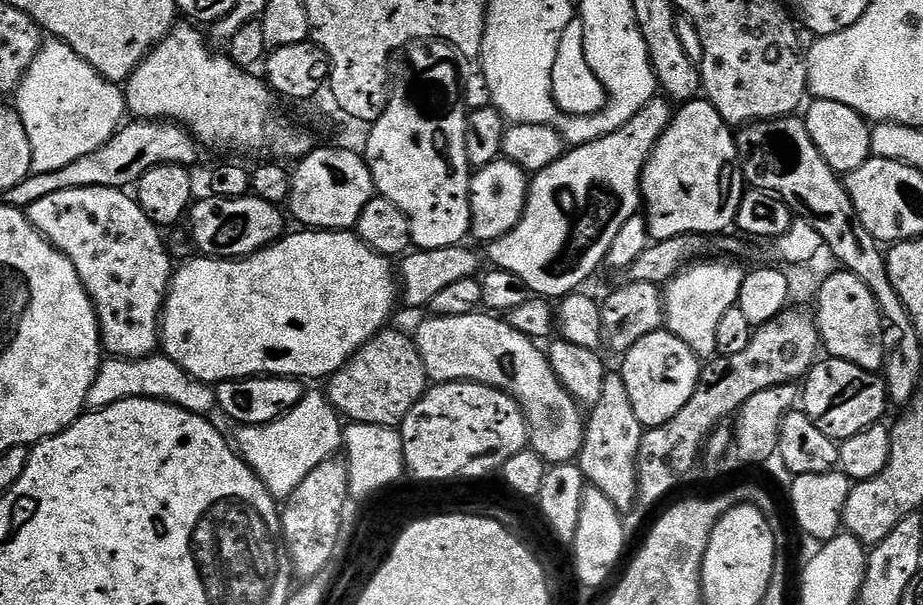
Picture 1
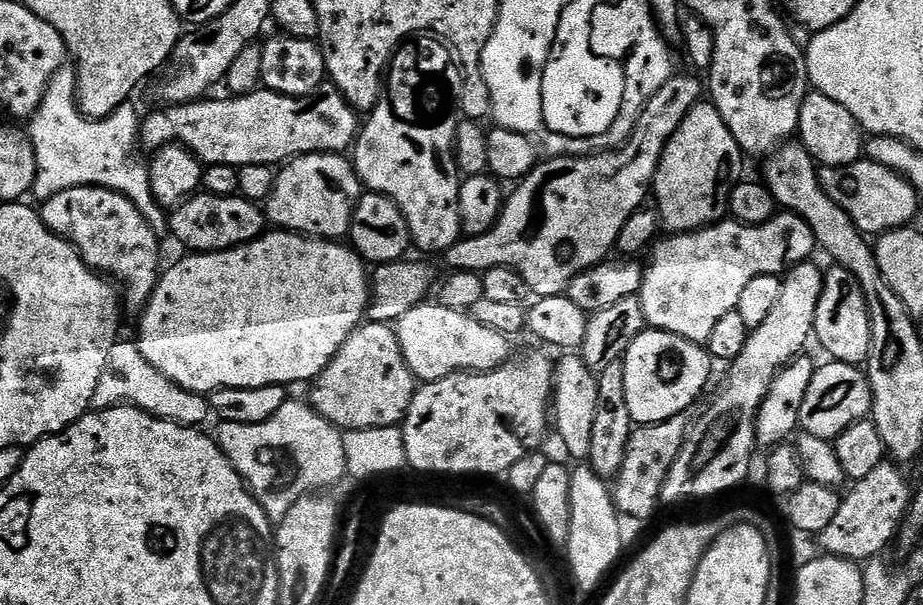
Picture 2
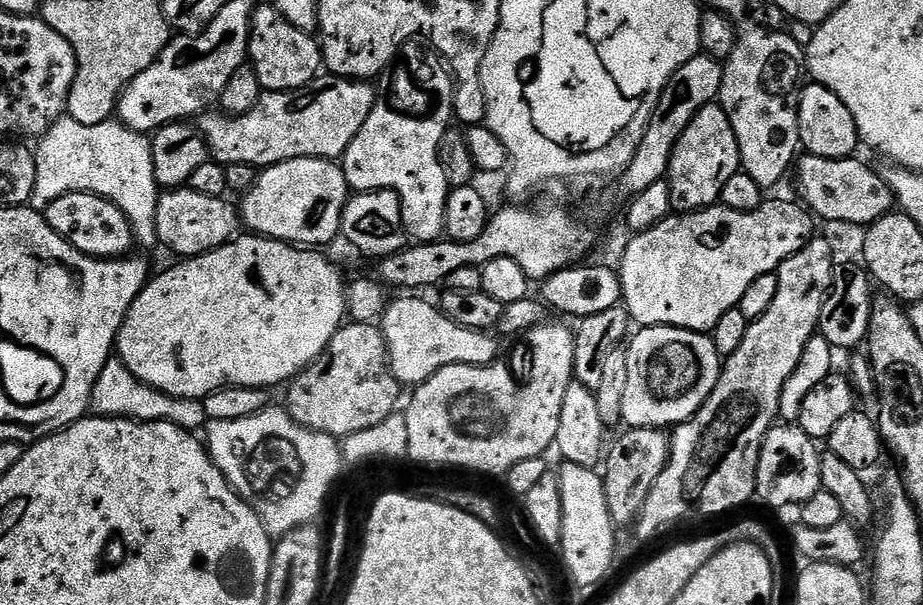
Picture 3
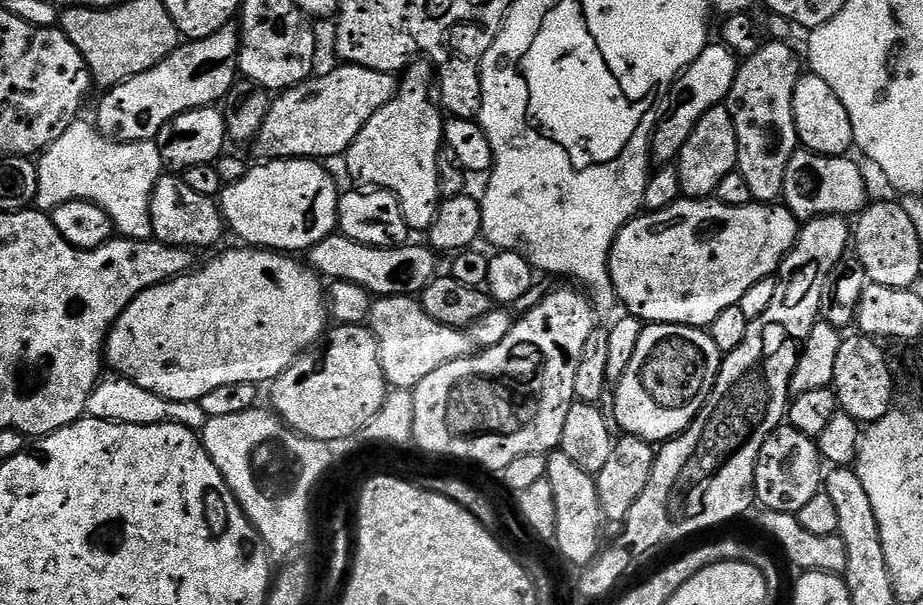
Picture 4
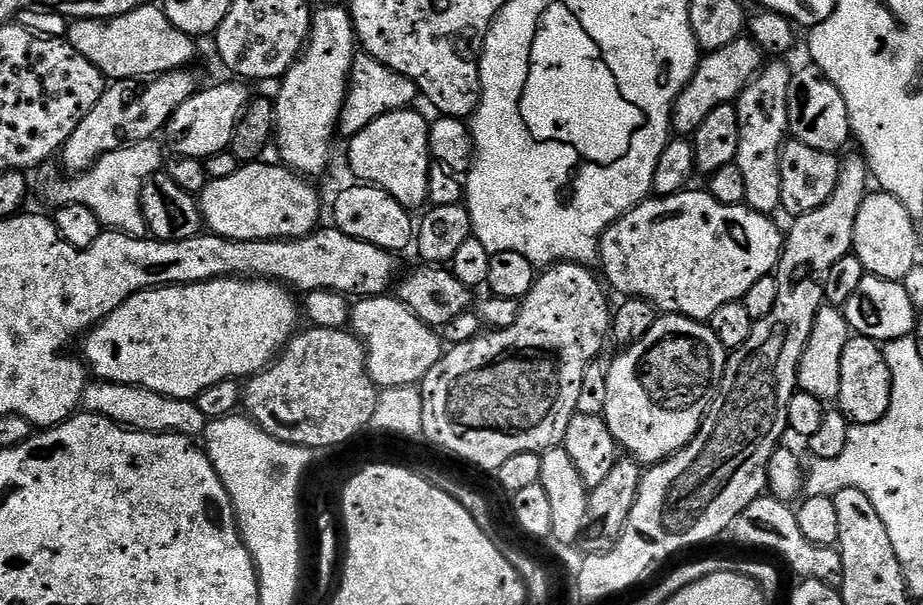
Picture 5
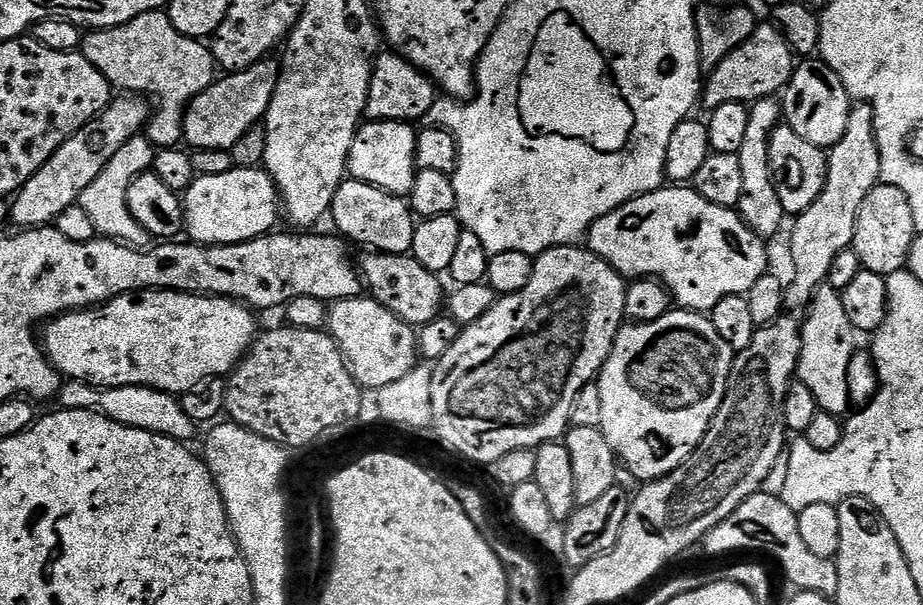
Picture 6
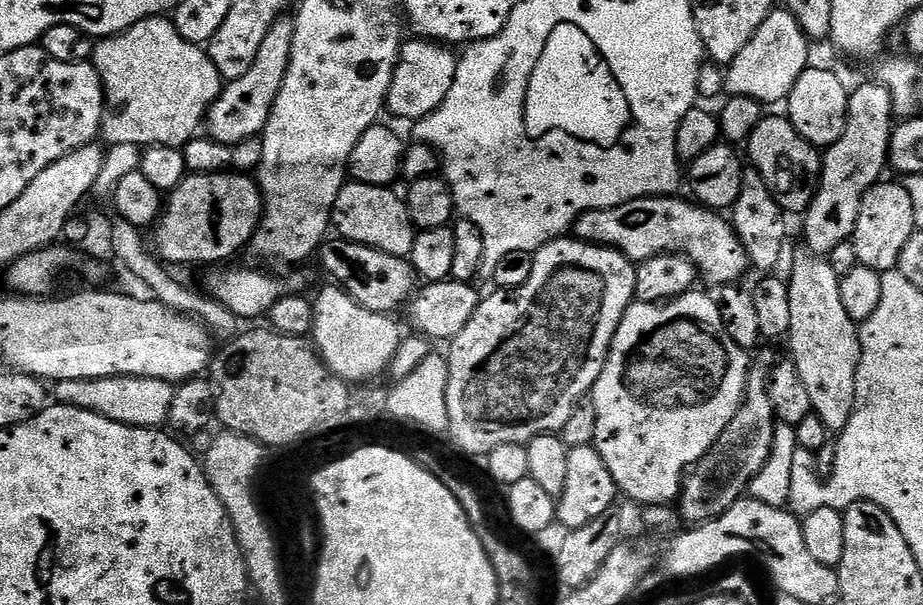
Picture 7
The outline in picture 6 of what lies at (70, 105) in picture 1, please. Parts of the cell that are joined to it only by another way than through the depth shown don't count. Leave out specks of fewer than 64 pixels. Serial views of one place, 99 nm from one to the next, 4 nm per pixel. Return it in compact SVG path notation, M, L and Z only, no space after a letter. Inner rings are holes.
M144 134L135 136L121 146L118 154L114 154L114 158L106 162L106 170L102 170L102 174L98 174L98 178L94 178L94 182L90 182L86 190L82 190L78 201L80 208L86 210L86 214L90 214L90 218L94 221L97 237L115 240L130 248L141 250L153 247L154 237L136 221L134 214L130 214L128 195L130 186L134 186L134 182L142 173L151 169L156 157L157 149L153 141L149 137L147 140L146 136Z

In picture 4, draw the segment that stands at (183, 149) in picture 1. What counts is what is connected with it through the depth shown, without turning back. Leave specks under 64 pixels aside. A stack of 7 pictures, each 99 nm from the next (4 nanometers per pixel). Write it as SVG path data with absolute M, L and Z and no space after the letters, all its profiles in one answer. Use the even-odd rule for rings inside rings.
M341 63L340 68L333 72L328 72L325 76L317 75L315 78L309 78L295 88L289 88L277 95L269 103L266 120L262 122L262 128L258 130L254 141L257 157L264 160L318 160L327 161L327 156L343 157L348 151L348 147L358 138L362 126L396 97L398 80L391 72L379 72L363 68L357 64Z

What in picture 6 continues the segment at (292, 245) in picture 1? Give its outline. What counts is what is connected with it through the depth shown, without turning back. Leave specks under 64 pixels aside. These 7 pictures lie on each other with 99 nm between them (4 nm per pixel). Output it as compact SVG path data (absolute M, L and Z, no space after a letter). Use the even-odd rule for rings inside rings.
M171 290L127 292L98 308L66 312L47 321L42 332L42 347L53 368L69 381L90 384L94 388L138 384L162 392L183 394L194 391L205 380L227 377L248 355L258 335L256 316L253 309L224 296L198 296Z

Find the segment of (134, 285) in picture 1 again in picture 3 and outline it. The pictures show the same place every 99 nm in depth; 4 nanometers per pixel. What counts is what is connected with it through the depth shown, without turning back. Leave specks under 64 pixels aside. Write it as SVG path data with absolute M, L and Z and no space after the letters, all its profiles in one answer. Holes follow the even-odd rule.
M71 192L50 202L50 206L43 209L42 215L59 236L63 236L69 244L88 256L124 258L133 251L134 237L126 214L122 214L122 210L114 206L114 202L101 196Z

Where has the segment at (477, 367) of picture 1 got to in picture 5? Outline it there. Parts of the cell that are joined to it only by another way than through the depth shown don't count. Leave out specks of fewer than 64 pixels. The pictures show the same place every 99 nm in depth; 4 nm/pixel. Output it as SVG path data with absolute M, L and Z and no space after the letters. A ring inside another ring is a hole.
M395 295L365 296L350 308L350 328L364 346L368 373L383 390L394 386L416 386L441 358L442 336L418 318Z

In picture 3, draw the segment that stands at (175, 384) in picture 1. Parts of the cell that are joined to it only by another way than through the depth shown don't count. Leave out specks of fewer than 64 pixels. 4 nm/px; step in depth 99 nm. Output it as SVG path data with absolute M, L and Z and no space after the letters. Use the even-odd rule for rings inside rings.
M110 358L106 366L102 366L102 374L98 374L98 382L94 382L94 390L90 394L88 412L93 416L110 416L126 420L160 420L179 425L191 432L203 429L207 425L207 416L203 401L180 399L179 396L168 396L146 382L134 378L130 370L119 358Z

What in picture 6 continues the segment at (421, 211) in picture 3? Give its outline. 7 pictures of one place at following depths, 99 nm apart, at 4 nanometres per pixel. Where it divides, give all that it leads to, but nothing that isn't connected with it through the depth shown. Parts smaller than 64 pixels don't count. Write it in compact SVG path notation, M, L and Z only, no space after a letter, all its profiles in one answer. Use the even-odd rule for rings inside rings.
M374 120L361 123L354 134L354 142L348 155L347 175L353 180L361 180L370 186L389 192L392 196L408 198L416 181L416 134L412 124Z

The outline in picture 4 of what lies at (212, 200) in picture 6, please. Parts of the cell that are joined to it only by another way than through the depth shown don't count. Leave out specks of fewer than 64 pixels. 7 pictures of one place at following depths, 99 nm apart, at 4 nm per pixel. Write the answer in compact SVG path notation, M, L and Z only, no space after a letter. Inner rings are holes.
M264 160L253 163L239 182L225 184L219 197L220 212L227 231L237 236L237 241L254 248L266 248L285 254L304 254L338 228L338 206L342 195L336 189L336 180L318 160Z

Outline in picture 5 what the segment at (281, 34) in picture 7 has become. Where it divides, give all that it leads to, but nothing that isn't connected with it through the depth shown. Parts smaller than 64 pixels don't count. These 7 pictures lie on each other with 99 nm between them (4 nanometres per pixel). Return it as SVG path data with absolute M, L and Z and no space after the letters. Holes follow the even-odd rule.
M243 83L216 84L213 88L201 87L174 114L162 129L162 140L173 157L185 156L195 160L227 152L232 147L232 135L240 121L240 115L250 103L250 95ZM244 87L244 88L243 88ZM168 143L168 144L167 144ZM172 151L172 152L171 152Z

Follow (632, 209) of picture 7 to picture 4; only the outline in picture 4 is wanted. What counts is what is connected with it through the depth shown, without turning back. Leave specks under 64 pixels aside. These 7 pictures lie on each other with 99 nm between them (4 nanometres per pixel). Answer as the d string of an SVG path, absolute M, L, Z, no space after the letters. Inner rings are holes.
M681 198L657 212L645 211L620 231L612 247L608 269L616 299L623 307L624 304L628 307L625 309L631 315L648 324L681 324L687 328L707 329L722 310L739 304L742 294L746 294L754 282L765 280L779 269L789 250L796 245L801 227L796 215L780 202L753 202L735 208L715 198Z

